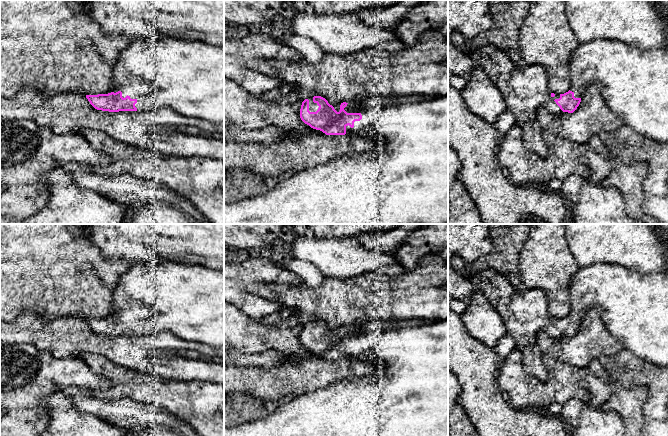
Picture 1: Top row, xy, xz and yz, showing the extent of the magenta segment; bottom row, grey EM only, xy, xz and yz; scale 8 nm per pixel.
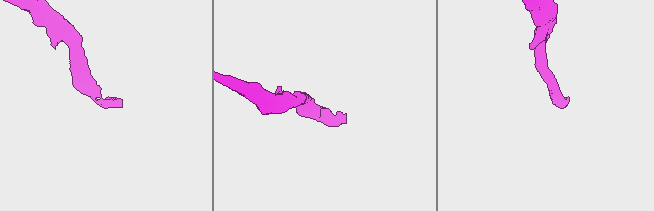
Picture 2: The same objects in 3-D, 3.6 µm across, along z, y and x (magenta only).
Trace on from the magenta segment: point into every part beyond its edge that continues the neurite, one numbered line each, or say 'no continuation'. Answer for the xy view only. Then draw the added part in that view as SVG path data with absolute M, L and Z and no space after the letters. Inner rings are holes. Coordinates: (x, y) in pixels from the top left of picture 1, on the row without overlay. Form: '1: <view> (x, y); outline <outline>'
1: xy (187, 300); outline M167 260L137 263L130 266L129 269L120 277L118 285L115 287L113 292L112 308L112 316L116 317L121 315L123 322L128 319L131 323L137 324L135 331L138 335L171 332L175 336L186 341L204 344L213 348L220 348L224 346L224 269L211 269L201 265L176 263Z

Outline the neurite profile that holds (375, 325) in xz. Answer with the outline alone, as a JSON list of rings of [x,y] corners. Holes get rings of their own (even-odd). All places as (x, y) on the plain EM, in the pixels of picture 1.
[[[375,319],[354,327],[361,332],[375,332],[375,331],[385,330],[385,329],[397,330],[405,327],[417,327],[421,325],[422,323],[418,320],[383,321],[380,319]]]

